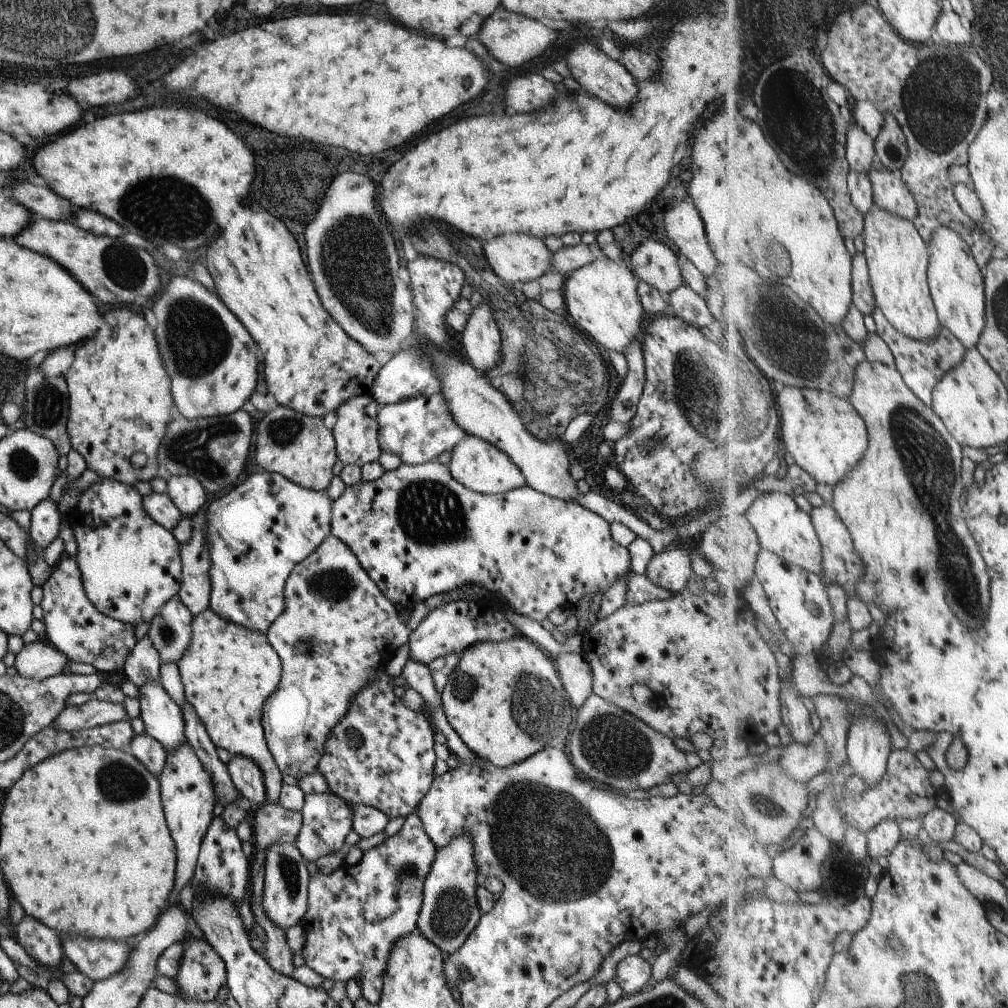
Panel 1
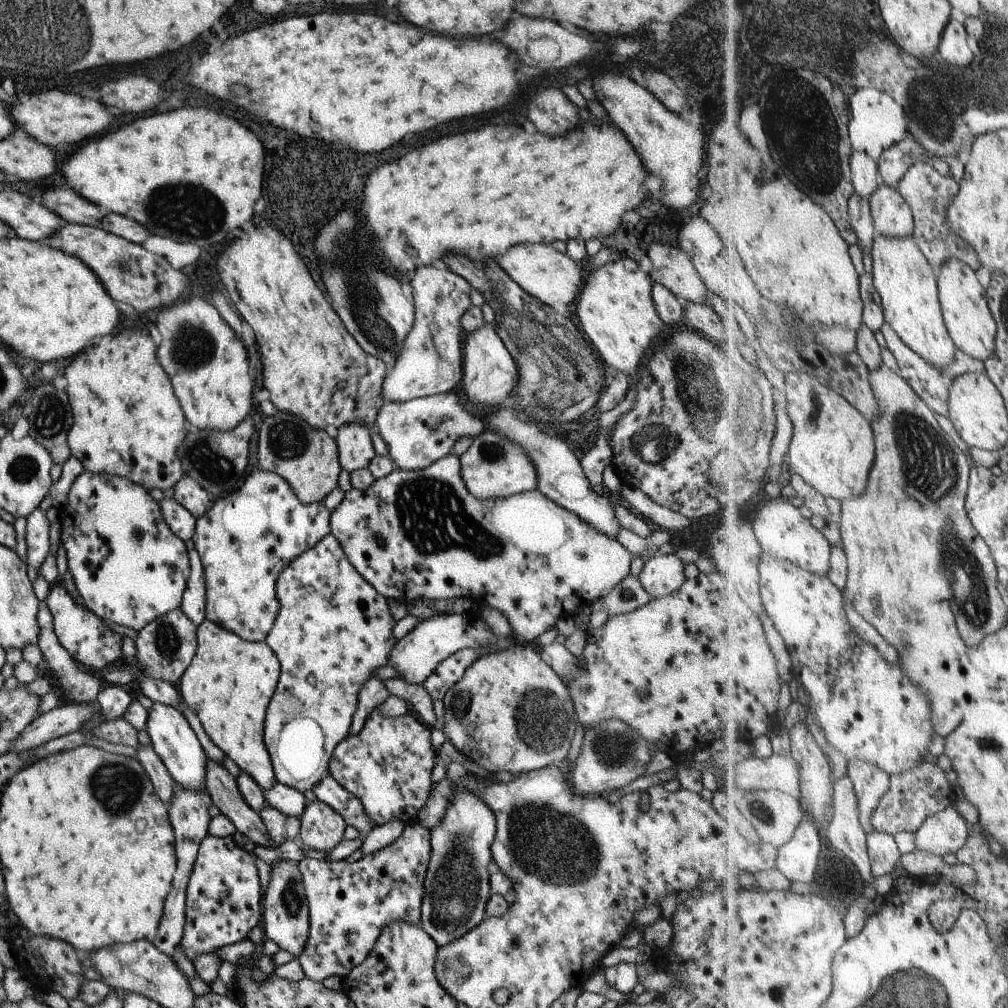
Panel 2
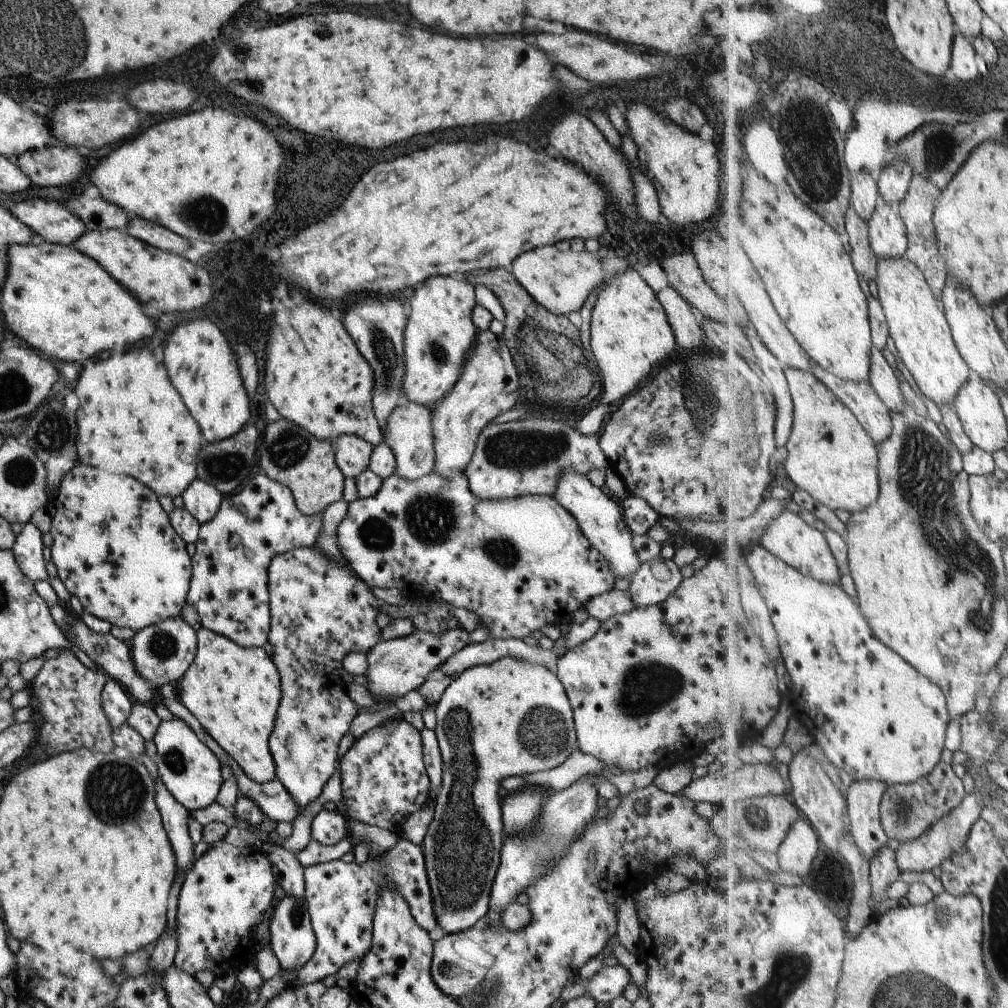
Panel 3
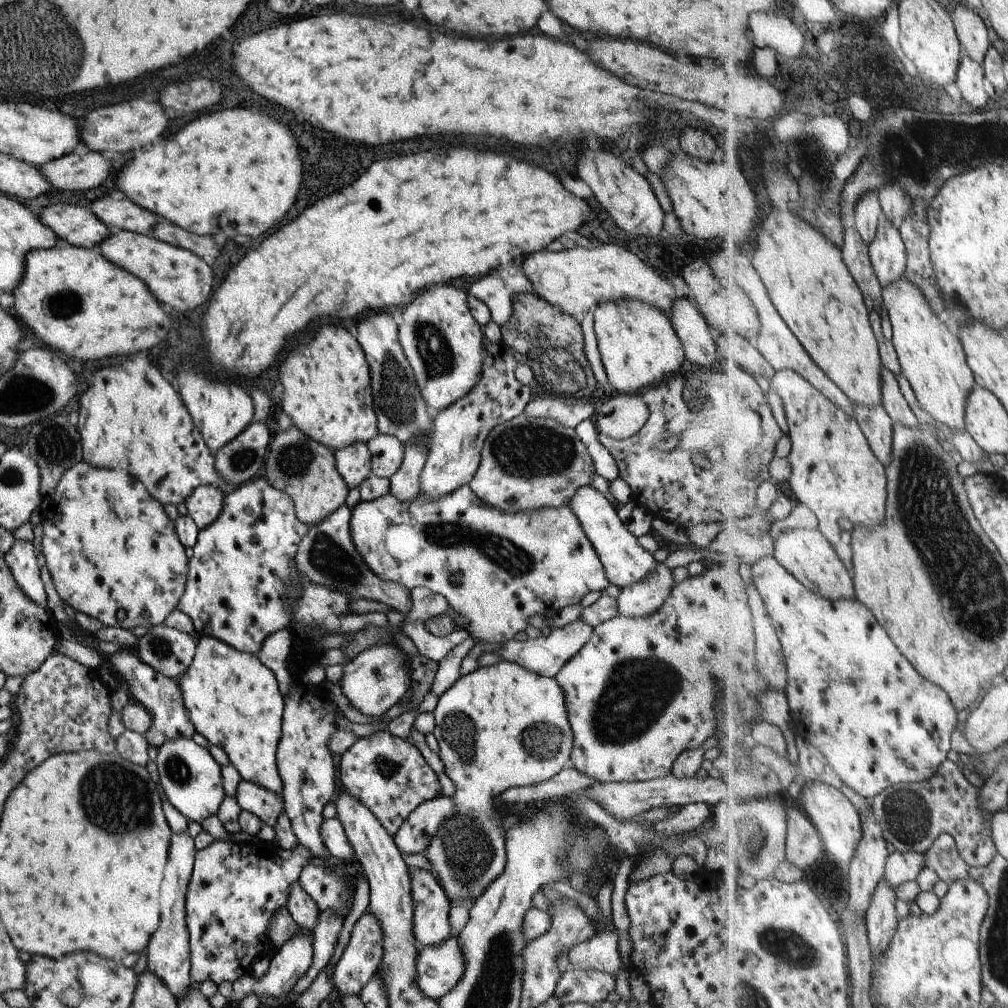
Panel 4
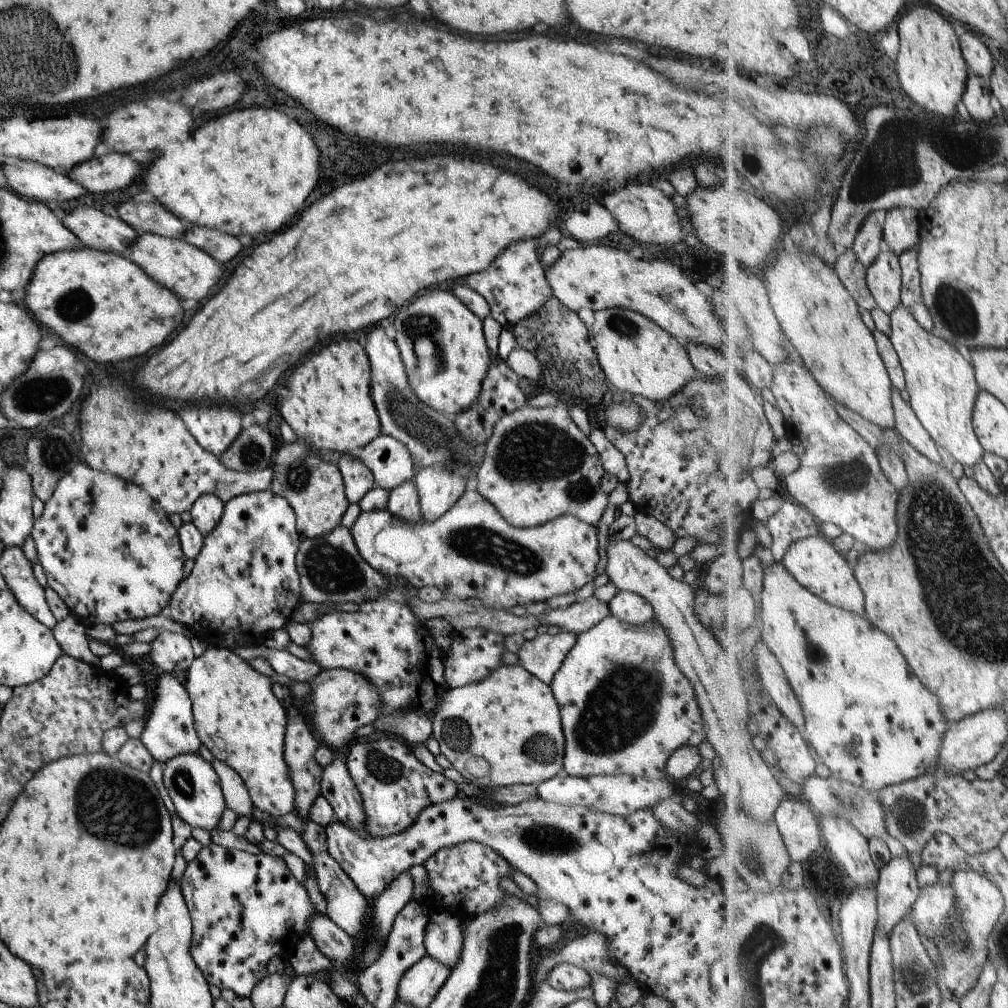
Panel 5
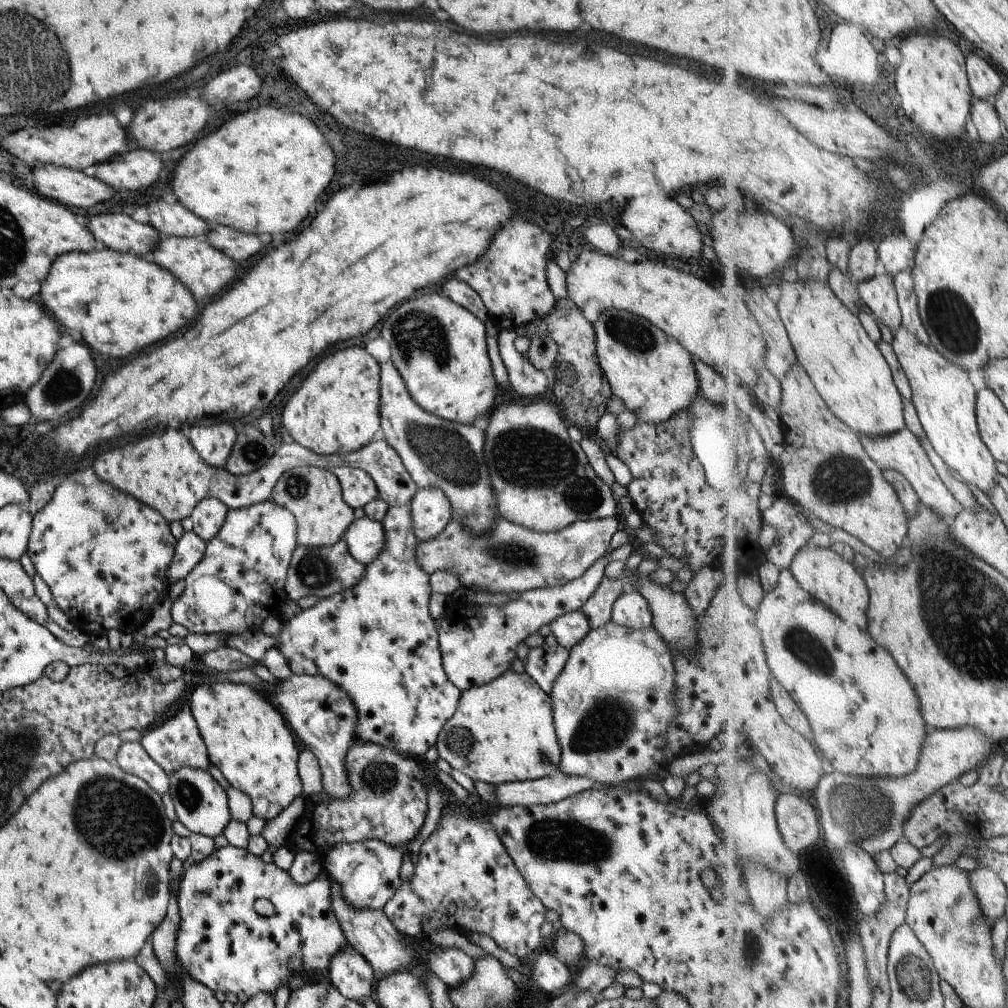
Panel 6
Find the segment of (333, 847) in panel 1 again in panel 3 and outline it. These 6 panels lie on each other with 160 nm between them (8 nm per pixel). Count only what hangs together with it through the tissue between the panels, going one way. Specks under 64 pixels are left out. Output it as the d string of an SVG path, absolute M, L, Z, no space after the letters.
M321 809L310 824L310 838L323 846L334 845L348 836L348 819L337 810Z

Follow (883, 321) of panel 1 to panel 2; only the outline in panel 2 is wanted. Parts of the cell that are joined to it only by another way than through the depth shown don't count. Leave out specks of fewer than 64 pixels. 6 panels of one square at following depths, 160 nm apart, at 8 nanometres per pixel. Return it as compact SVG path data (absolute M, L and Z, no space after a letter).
M885 323L881 332L886 340L886 344L889 350L893 352L895 358L897 358L901 372L900 375L916 390L916 393L920 395L929 408L936 411L948 418L948 396L952 388L953 381L959 375L968 373L971 370L971 366L977 366L977 370L985 370L985 364L981 359L973 358L969 356L964 350L957 348L956 355L952 363L947 366L938 367L933 363L930 363L927 359L924 359L917 351L914 351L898 334L897 331L889 324Z

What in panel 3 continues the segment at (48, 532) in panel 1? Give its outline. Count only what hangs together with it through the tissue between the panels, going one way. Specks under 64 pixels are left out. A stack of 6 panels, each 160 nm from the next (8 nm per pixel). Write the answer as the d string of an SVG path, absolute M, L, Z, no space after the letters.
M27 521L15 535L12 550L19 570L32 582L48 578L45 568L46 550L41 543L41 533L31 521Z

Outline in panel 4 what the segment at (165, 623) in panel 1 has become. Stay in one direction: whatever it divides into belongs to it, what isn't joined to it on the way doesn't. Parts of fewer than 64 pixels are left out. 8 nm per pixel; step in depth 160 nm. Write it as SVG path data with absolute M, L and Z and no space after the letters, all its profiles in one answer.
M164 625L152 626L132 648L139 660L167 678L182 675L196 647L192 635Z

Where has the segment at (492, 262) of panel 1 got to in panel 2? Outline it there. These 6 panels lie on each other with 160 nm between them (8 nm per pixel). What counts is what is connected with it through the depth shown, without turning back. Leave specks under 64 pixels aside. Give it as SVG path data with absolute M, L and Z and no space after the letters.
M517 244L507 248L499 256L498 265L503 272L513 279L513 282L524 290L527 294L540 300L547 306L552 306L555 302L558 304L567 304L572 306L577 293L581 290L583 279L579 264L565 253L555 251L550 244Z

